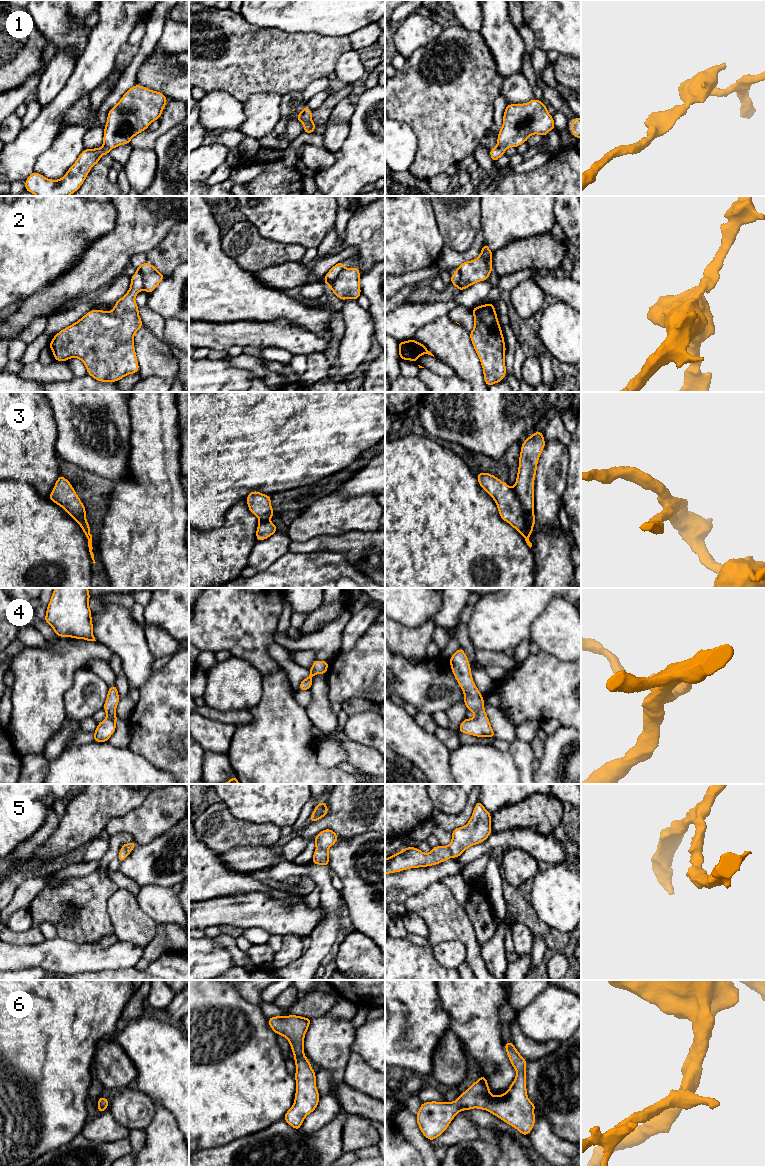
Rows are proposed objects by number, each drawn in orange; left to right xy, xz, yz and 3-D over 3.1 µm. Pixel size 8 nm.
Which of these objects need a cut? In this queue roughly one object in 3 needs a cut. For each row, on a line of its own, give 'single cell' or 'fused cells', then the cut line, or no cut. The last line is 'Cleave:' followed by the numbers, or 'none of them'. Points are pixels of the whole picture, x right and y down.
1: single cell; cut none
2: fused cells; cut yz (458, 268), (461, 290)
3: single cell; cut none
4: single cell; cut none
5: single cell; cut none
6: single cell; cut none
Cleave: 2

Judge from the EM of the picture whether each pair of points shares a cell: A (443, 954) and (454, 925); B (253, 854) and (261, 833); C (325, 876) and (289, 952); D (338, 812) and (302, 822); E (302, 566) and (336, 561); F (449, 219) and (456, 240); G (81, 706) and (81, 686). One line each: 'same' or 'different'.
A: different
B: different
C: different
D: different
E: same
F: same
G: same

